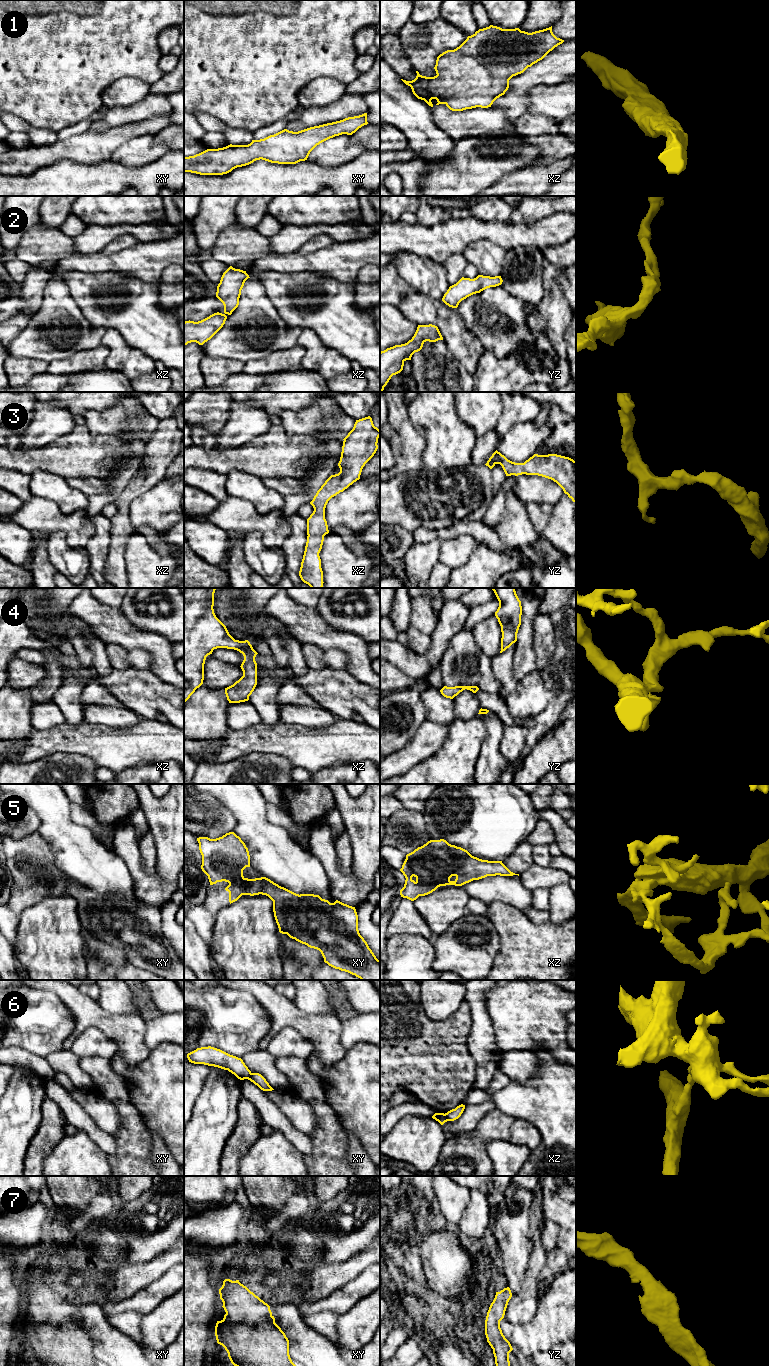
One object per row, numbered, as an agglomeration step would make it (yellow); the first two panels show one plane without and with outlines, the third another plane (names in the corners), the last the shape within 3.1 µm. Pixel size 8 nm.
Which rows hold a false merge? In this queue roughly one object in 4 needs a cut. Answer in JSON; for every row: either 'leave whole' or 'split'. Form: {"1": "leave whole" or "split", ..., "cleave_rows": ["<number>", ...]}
{"1": "leave whole", "2": "leave whole", "3": "leave whole", "4": "leave whole", "5": "leave whole", "6": "split", "7": "leave whole", "cleave_rows": ["6"]}

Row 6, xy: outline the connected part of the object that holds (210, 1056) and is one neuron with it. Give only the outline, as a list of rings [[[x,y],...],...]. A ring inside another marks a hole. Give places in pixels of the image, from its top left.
[[[211,1046],[197,1048],[188,1053],[187,1058],[189,1062],[194,1064],[204,1064],[228,1070],[240,1080],[249,1080],[252,1074],[241,1058]]]

